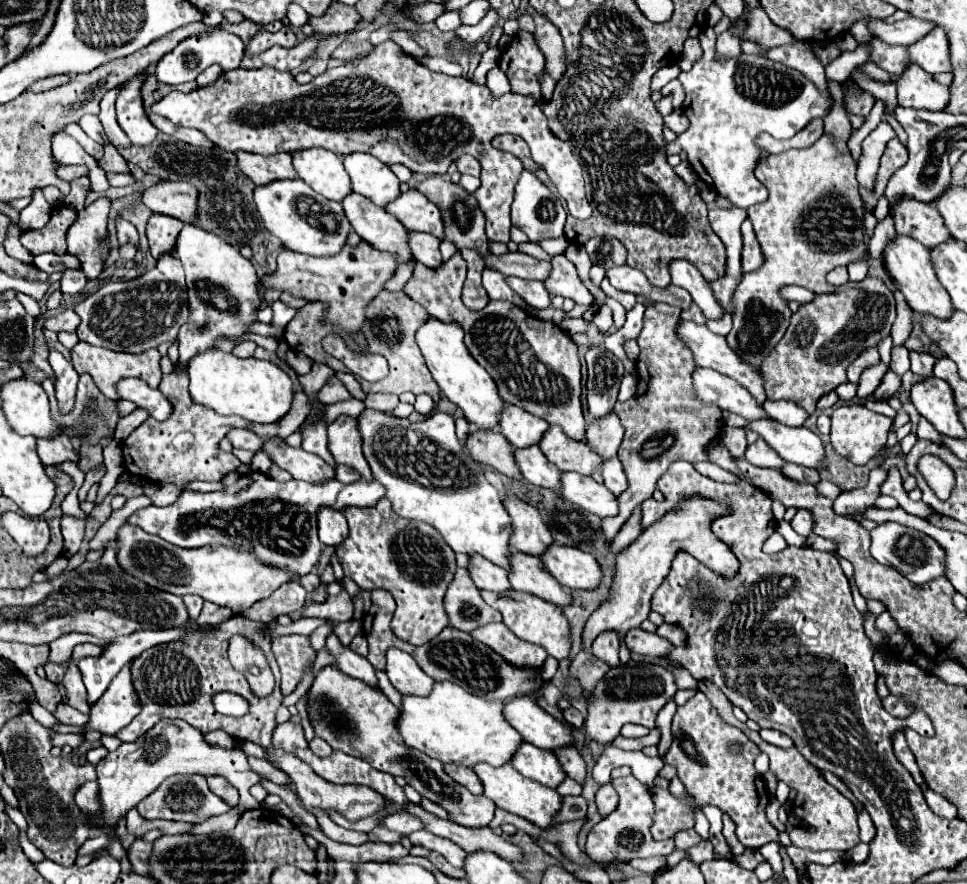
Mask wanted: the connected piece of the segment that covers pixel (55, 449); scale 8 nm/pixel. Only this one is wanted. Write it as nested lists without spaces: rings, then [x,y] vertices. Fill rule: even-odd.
[[[56,434],[56,438],[36,438],[36,450],[46,466],[58,466],[64,460],[80,460],[80,454],[72,450],[70,438],[66,434]]]

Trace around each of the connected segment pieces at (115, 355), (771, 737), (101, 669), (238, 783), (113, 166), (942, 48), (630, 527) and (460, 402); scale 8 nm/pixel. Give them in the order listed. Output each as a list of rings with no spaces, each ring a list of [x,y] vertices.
[[[78,342],[72,348],[72,364],[78,374],[90,374],[100,390],[112,390],[114,384],[126,376],[142,378],[150,388],[158,388],[158,384],[162,382],[158,350],[148,350],[142,354],[128,354],[128,352],[112,352],[108,348],[98,348],[98,346],[92,346],[86,342]]]
[[[760,730],[760,736],[762,736],[768,744],[774,744],[774,746],[778,746],[778,748],[792,748],[792,746],[794,746],[792,740],[790,740],[786,734],[778,732],[778,730]]]
[[[184,626],[182,628],[172,628],[172,630],[140,630],[136,634],[130,634],[130,636],[124,636],[124,638],[116,638],[112,640],[108,646],[102,648],[102,654],[100,656],[86,656],[86,658],[80,658],[76,662],[76,666],[80,668],[82,672],[82,678],[84,678],[84,686],[88,690],[88,702],[94,704],[102,694],[104,690],[108,688],[108,684],[112,682],[112,678],[120,672],[120,668],[124,664],[128,664],[132,658],[136,658],[136,654],[142,654],[144,650],[156,646],[156,644],[164,644],[164,642],[170,642],[170,640],[180,640],[184,636]]]
[[[160,720],[148,734],[136,738],[136,742],[122,742],[118,750],[110,752],[104,760],[96,764],[98,774],[98,804],[100,812],[96,816],[86,814],[90,828],[118,828],[118,822],[134,808],[142,798],[152,794],[166,778],[174,774],[202,774],[202,776],[224,776],[232,786],[238,788],[241,812],[260,808],[260,803],[250,798],[249,789],[260,781],[260,777],[250,768],[246,754],[238,748],[222,748],[208,744],[204,734],[184,720]]]
[[[112,144],[104,146],[104,156],[100,158],[100,168],[104,168],[106,172],[122,172],[122,174],[130,174],[130,168],[126,164],[126,160],[118,154],[118,150]]]
[[[942,28],[932,30],[932,34],[926,34],[920,38],[920,42],[914,42],[912,46],[906,46],[908,56],[914,64],[918,64],[928,74],[948,72],[950,70],[950,56],[948,56],[948,38]]]
[[[636,508],[634,510],[634,514],[628,518],[628,522],[622,526],[622,530],[618,532],[618,536],[612,540],[612,544],[610,544],[610,552],[614,554],[614,556],[618,556],[620,554],[620,550],[624,550],[624,548],[628,548],[638,536],[640,536],[640,508]]]
[[[428,318],[428,322],[424,322],[424,326],[420,326],[416,332],[416,342],[442,394],[454,402],[478,428],[496,428],[498,414],[502,410],[502,398],[496,390],[496,384],[492,382],[492,376],[478,366],[472,354],[468,354],[468,348],[464,346],[464,330],[460,330],[460,324]]]

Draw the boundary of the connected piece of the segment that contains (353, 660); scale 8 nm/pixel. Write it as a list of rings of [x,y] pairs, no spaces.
[[[330,632],[326,636],[326,646],[324,646],[332,656],[334,656],[334,664],[344,670],[344,674],[352,676],[352,678],[360,678],[366,684],[376,686],[376,674],[374,674],[374,666],[368,662],[368,658],[356,654],[350,646],[344,646],[338,636],[334,632]]]

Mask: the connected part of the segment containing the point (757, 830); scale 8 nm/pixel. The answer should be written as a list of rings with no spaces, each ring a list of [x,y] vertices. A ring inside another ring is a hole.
[[[696,692],[684,706],[680,706],[672,720],[674,740],[662,760],[678,770],[678,778],[684,782],[688,794],[694,796],[696,804],[714,804],[726,812],[736,824],[736,836],[746,848],[760,848],[770,840],[778,840],[778,830],[766,820],[768,792],[760,774],[754,770],[754,758],[760,754],[760,748],[744,736],[736,726],[730,726],[720,720],[712,704],[702,692]],[[738,740],[744,744],[744,752],[738,758],[732,758],[728,744]]]

